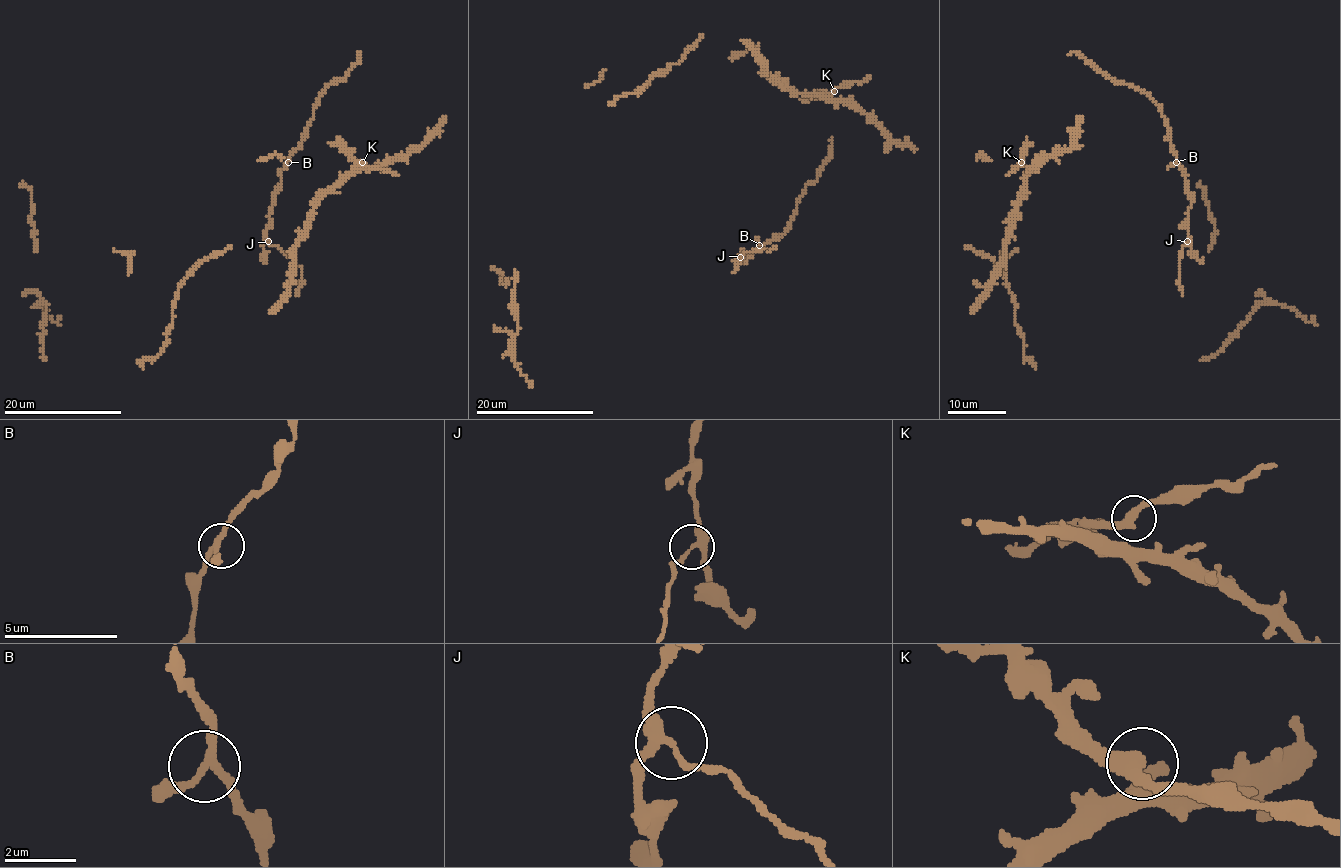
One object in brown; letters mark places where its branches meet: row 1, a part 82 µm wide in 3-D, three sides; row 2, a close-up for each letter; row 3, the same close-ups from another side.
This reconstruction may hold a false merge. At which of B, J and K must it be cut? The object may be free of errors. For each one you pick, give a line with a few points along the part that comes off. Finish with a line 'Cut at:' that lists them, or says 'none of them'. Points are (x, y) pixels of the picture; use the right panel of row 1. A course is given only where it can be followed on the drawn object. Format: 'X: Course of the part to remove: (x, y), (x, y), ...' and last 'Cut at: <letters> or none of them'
J: Course of the part to remove: (1187, 242), (1181, 246), (1179, 267), (1181, 296)
Cut at: J

